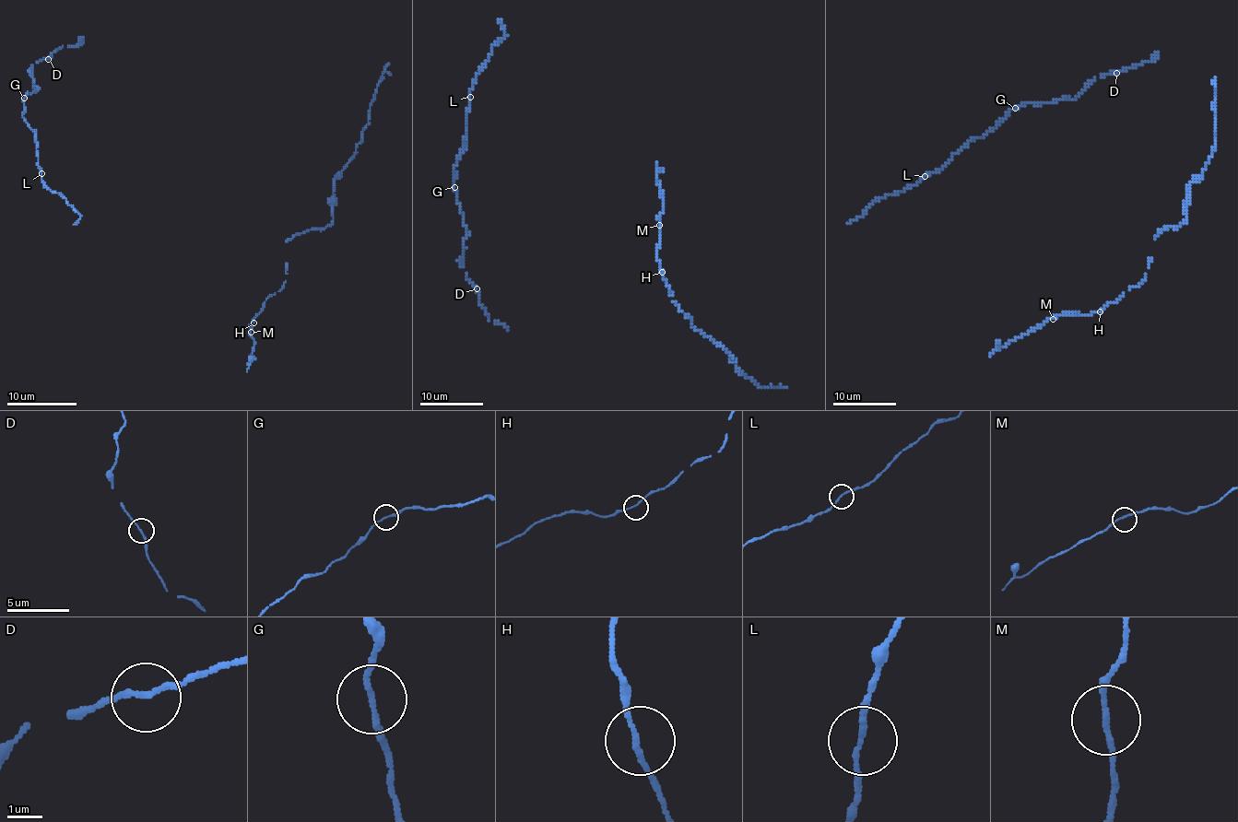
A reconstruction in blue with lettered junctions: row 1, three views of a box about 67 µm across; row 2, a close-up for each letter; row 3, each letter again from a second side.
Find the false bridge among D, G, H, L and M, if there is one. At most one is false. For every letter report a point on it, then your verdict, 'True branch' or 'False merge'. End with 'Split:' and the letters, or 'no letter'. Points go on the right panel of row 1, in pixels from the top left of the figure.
D: Place: (1116, 73). True branch
G: Place: (1015, 108). True branch
H: Place: (1100, 311). True branch
L: Place: (925, 176). True branch
M: Place: (1053, 319). True branch
Split: no letter

